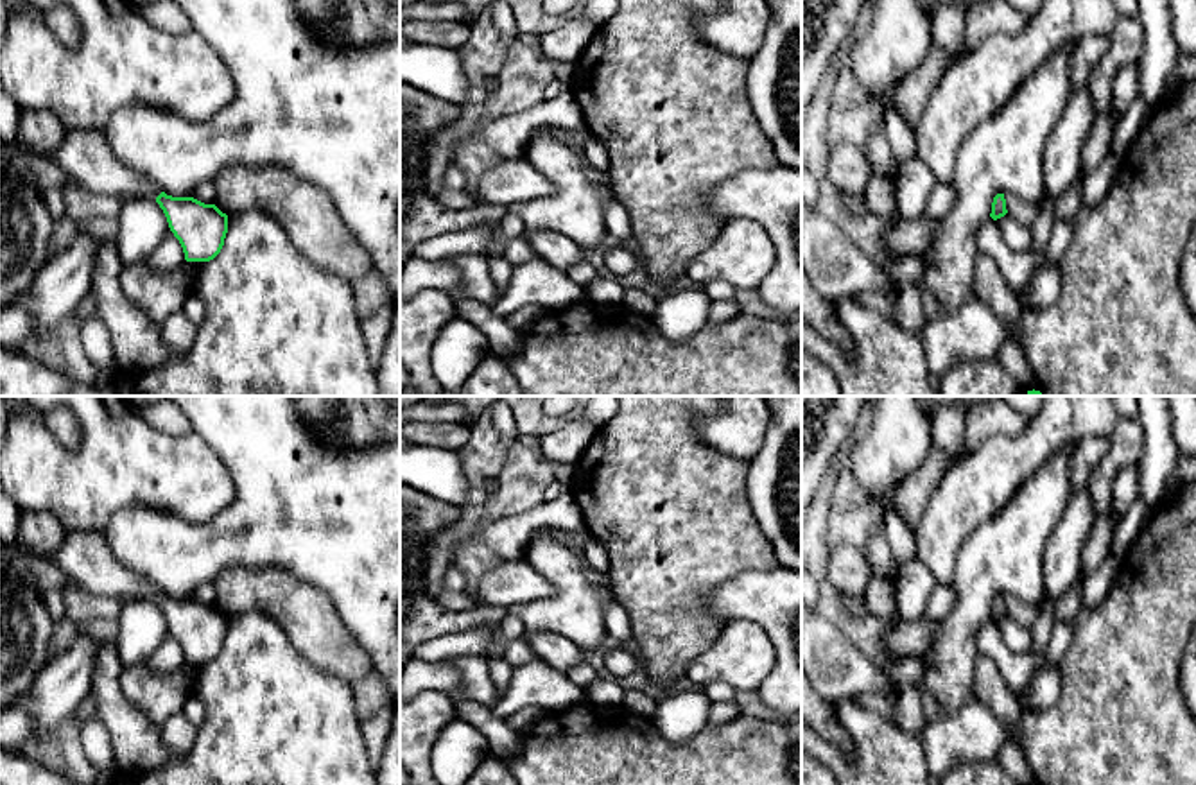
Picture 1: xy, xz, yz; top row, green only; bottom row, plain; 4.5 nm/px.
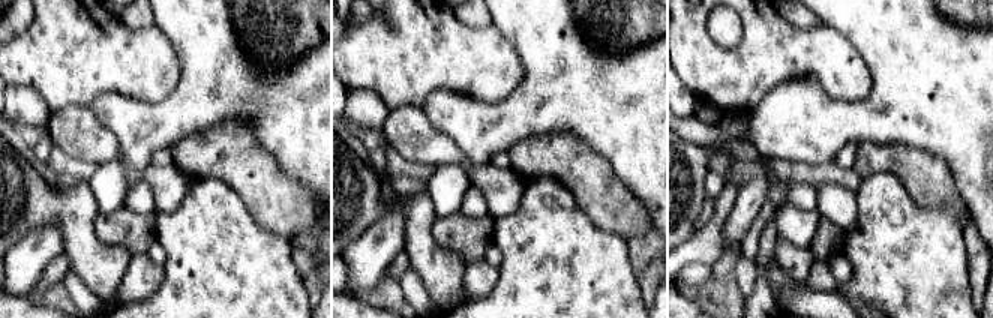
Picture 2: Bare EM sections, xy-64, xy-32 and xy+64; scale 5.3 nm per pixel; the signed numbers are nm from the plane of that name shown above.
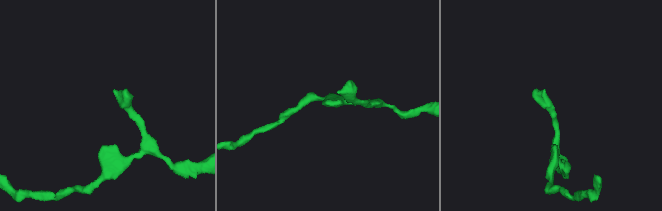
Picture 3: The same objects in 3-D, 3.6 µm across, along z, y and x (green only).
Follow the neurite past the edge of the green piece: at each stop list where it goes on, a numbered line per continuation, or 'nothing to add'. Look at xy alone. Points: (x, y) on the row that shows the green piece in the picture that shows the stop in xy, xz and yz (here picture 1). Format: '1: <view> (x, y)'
1: xy (85, 156)

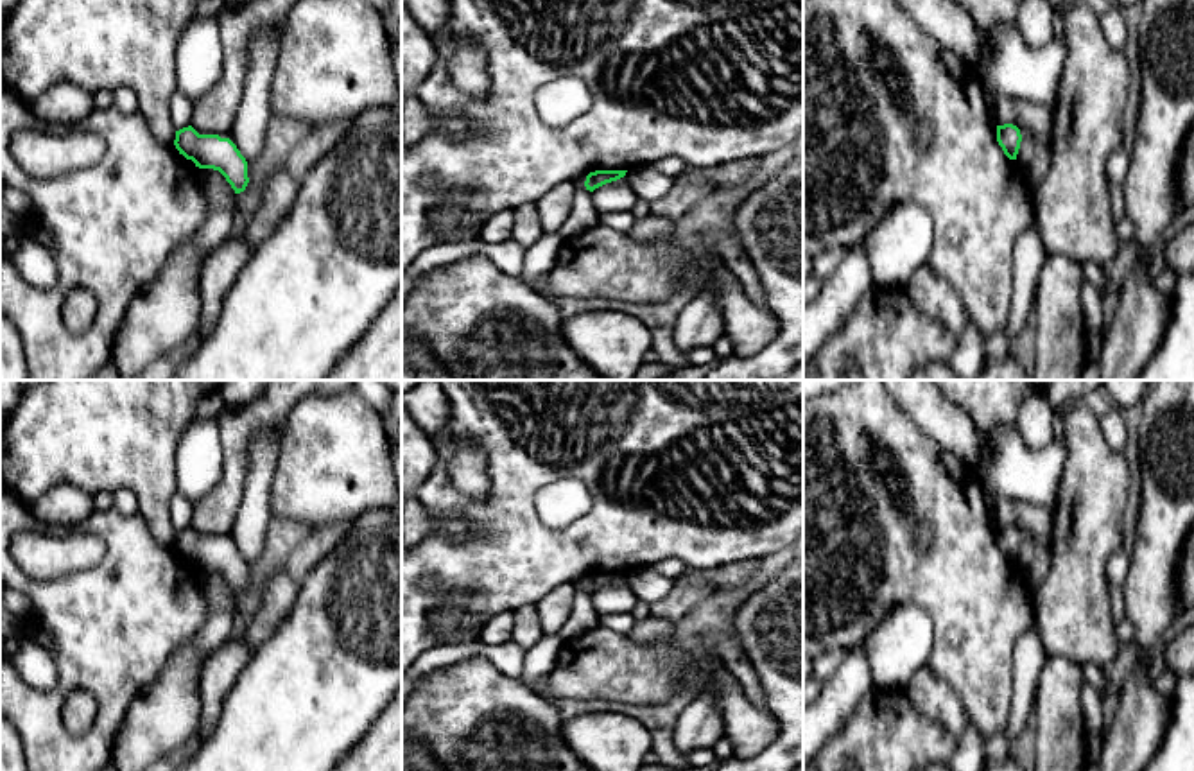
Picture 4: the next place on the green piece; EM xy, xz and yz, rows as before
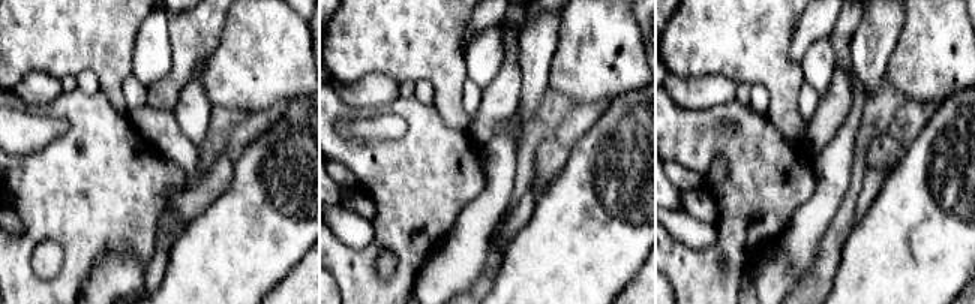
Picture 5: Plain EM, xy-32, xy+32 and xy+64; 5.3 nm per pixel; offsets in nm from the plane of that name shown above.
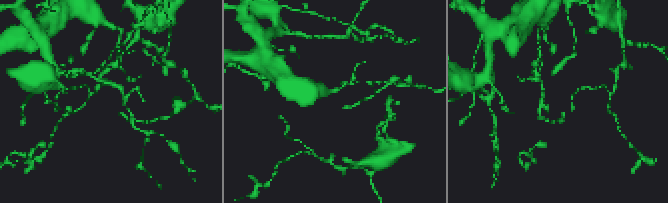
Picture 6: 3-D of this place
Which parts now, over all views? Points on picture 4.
nothing to add

